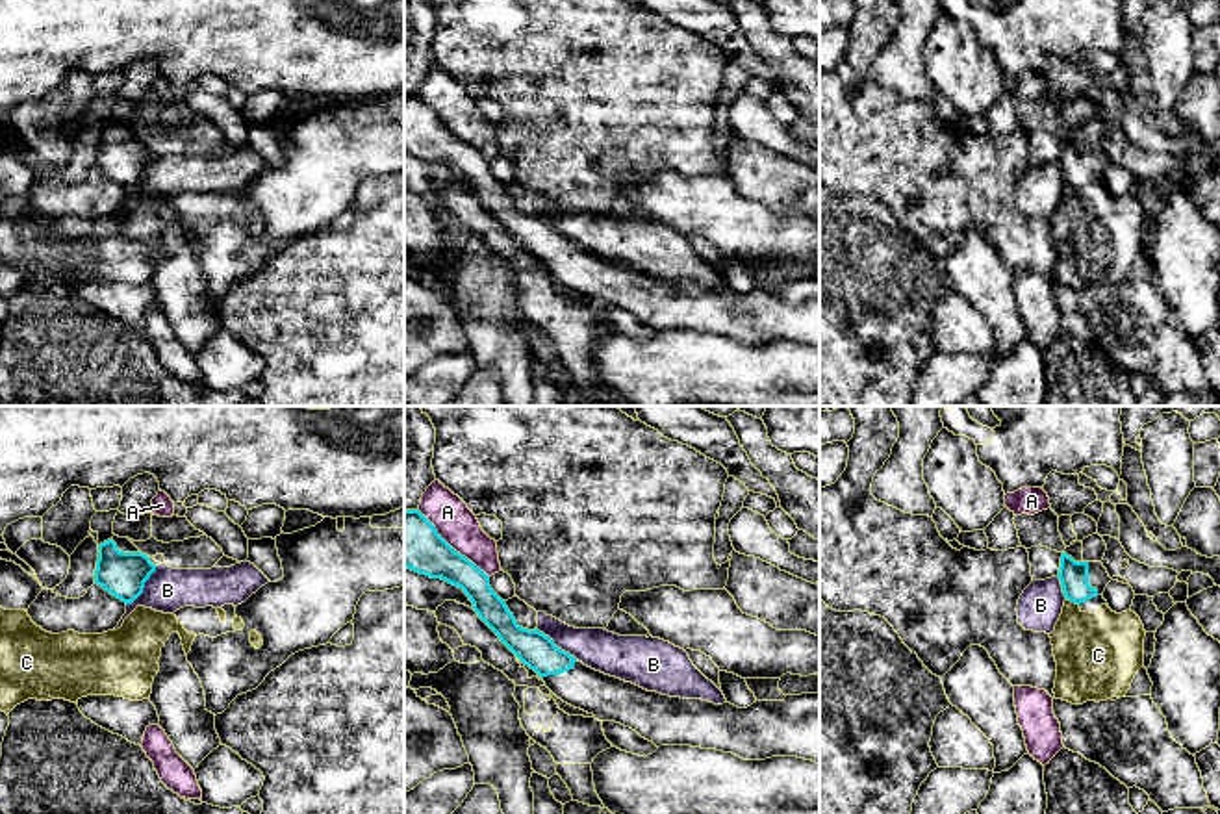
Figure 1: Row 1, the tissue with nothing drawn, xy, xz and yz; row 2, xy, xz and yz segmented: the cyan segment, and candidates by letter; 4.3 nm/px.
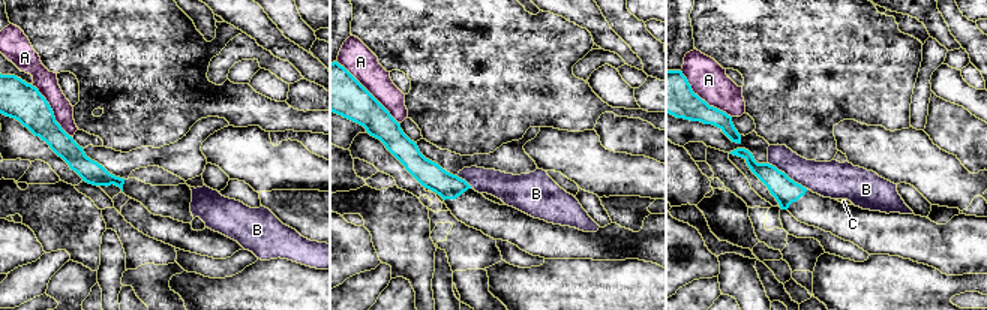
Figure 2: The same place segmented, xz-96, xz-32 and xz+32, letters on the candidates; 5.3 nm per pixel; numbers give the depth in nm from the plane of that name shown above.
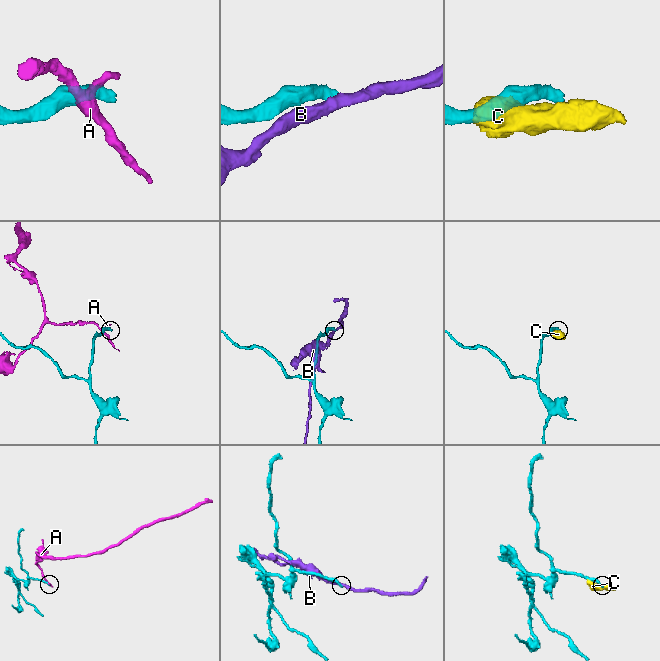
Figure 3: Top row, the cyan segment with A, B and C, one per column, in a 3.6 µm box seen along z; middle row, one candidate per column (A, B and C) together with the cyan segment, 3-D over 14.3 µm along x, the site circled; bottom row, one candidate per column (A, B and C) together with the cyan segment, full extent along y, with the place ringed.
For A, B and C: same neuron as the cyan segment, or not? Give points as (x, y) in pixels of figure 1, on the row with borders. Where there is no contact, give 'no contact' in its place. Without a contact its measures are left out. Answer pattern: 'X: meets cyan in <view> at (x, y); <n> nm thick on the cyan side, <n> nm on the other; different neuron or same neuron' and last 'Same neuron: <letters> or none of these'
A: meets cyan in xz at (451, 547); 260 nm thick on the cyan side, 170 nm on the other; different neuron
B: meets cyan in xy at (143, 586); 190 nm thick on the cyan side, 190 nm on the other; different neuron
C: meets cyan in yz at (1072, 601); 130 nm thick on the cyan side, 360 nm on the other; different neuron
Same neuron: none of these

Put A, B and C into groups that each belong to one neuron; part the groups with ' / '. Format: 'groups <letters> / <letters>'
groups A / B / C

